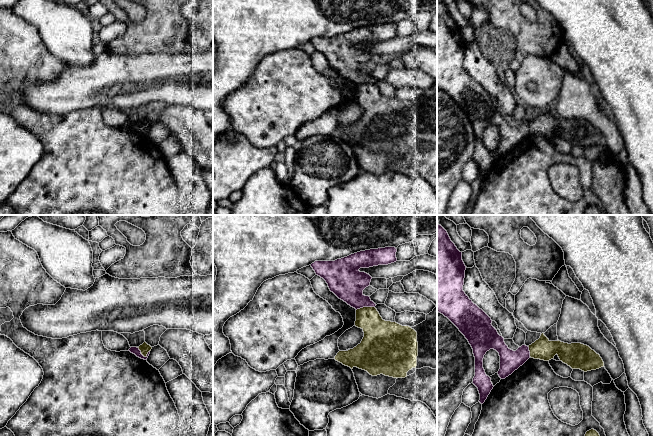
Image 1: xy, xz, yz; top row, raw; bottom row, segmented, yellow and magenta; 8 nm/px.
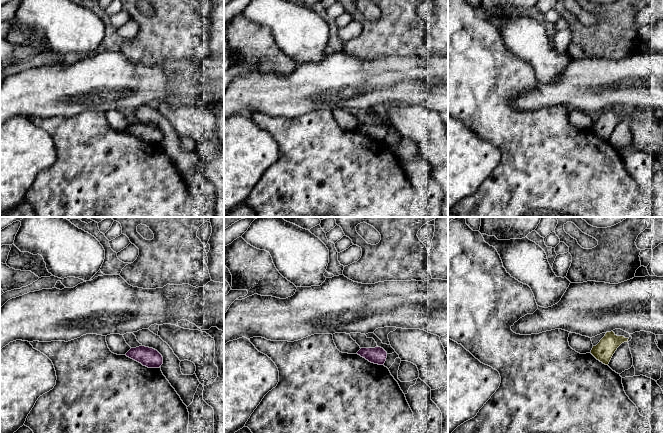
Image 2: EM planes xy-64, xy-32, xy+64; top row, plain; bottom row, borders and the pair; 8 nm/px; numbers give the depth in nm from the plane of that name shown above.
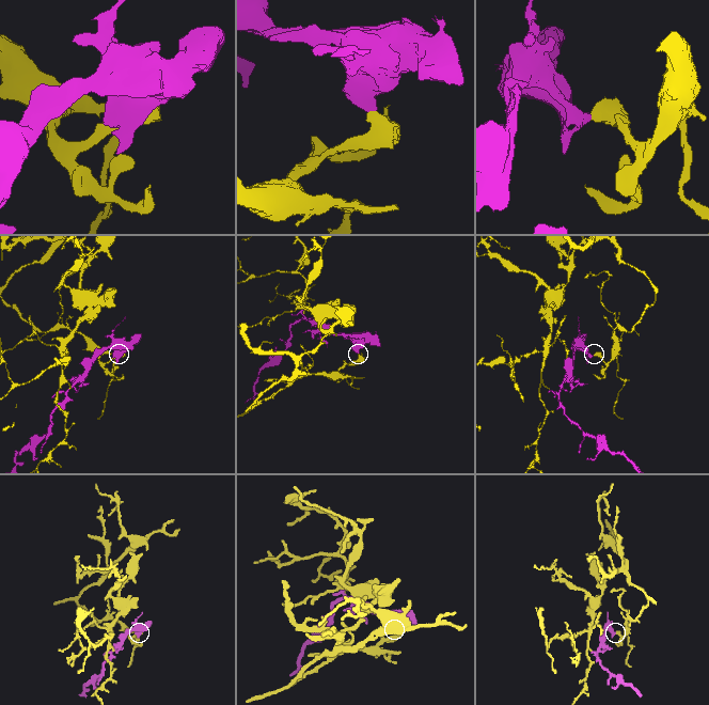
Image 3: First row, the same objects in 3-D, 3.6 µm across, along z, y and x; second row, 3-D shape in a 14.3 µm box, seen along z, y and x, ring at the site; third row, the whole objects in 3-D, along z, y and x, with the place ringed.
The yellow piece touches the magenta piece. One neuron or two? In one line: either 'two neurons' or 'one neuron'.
two neurons

